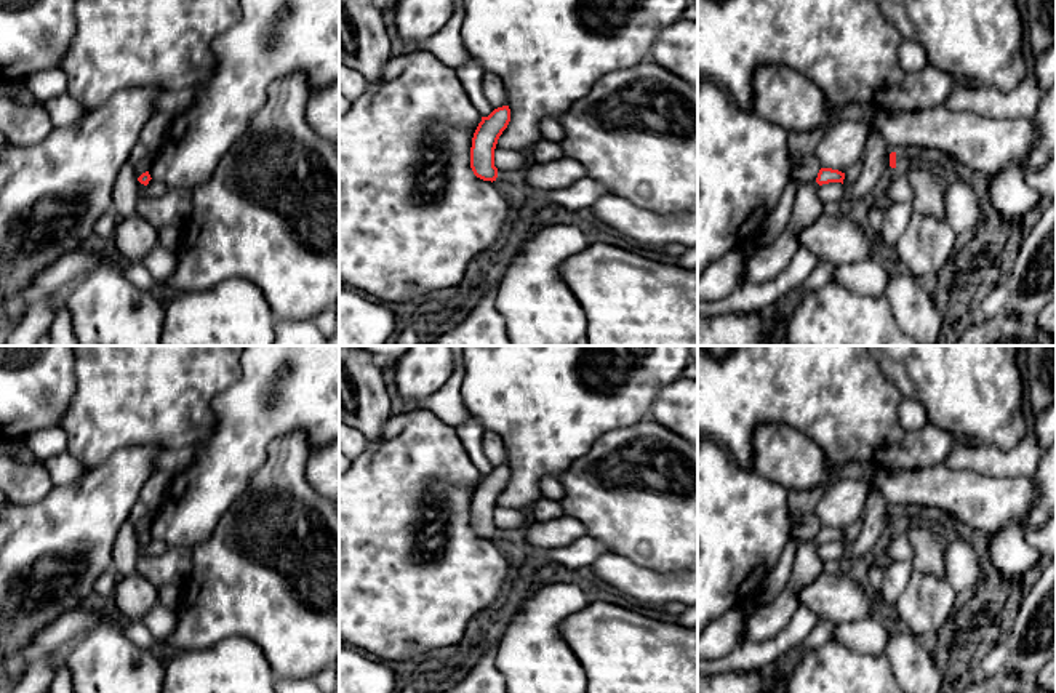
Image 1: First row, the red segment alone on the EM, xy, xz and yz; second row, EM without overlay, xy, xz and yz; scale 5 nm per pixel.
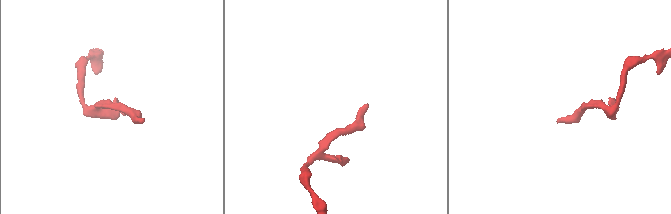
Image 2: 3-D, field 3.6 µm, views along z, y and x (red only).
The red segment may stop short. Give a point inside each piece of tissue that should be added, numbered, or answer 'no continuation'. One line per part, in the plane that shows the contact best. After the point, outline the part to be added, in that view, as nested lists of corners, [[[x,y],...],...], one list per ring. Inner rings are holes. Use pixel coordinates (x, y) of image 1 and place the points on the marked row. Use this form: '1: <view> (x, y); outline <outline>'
no continuation

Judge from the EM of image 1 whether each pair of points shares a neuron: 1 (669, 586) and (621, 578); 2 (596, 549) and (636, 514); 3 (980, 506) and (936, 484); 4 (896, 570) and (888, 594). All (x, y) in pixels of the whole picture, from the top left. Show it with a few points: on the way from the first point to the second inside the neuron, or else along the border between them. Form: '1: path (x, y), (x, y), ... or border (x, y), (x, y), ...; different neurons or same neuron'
1: path (658, 586), (647, 586), (632, 580); same neuron
2: border (588, 535), (599, 540), (610, 551); different neurons
3: path (968, 496), (948, 493); same neuron
4: path (896, 576), (892, 588); same neuron

